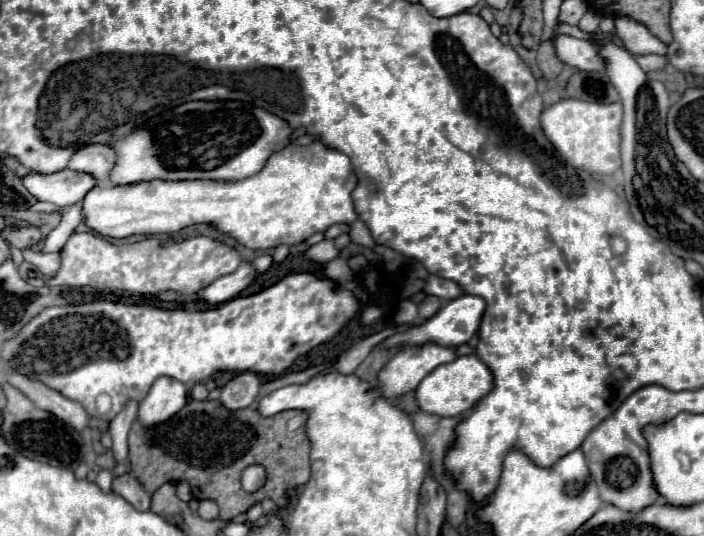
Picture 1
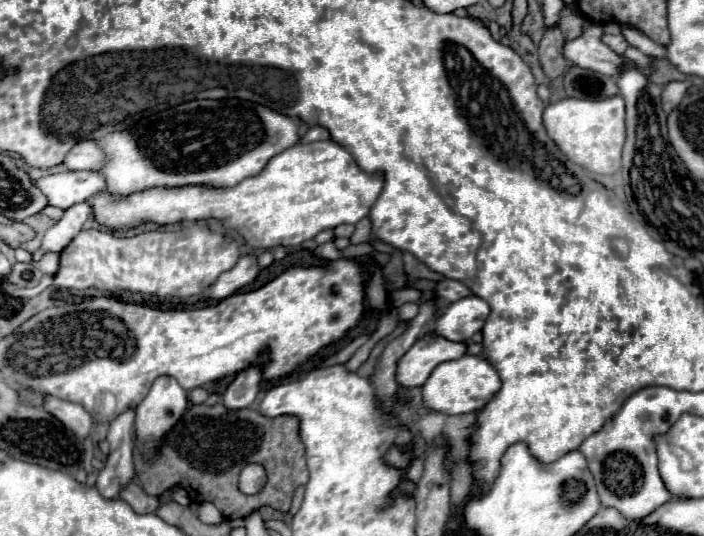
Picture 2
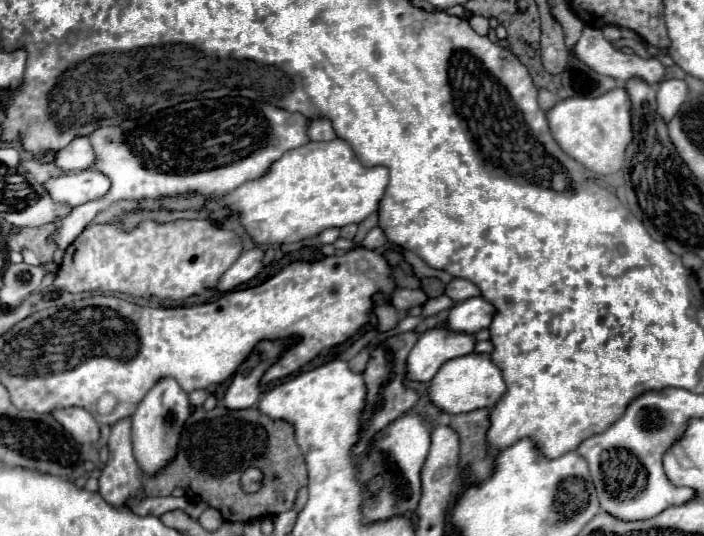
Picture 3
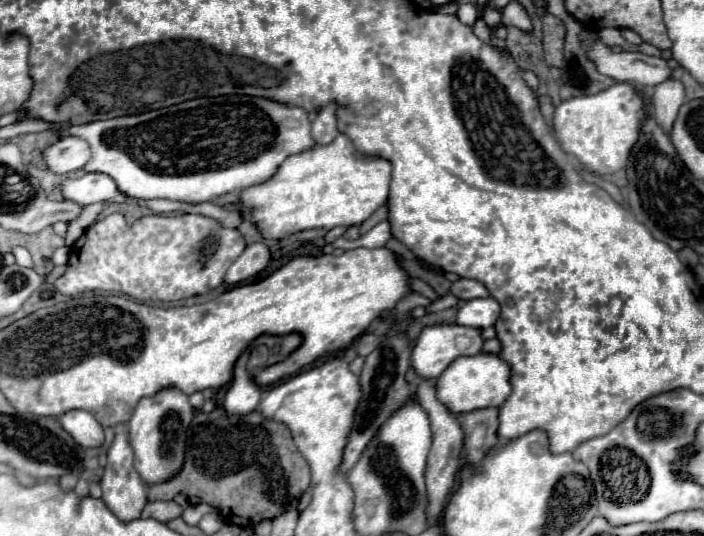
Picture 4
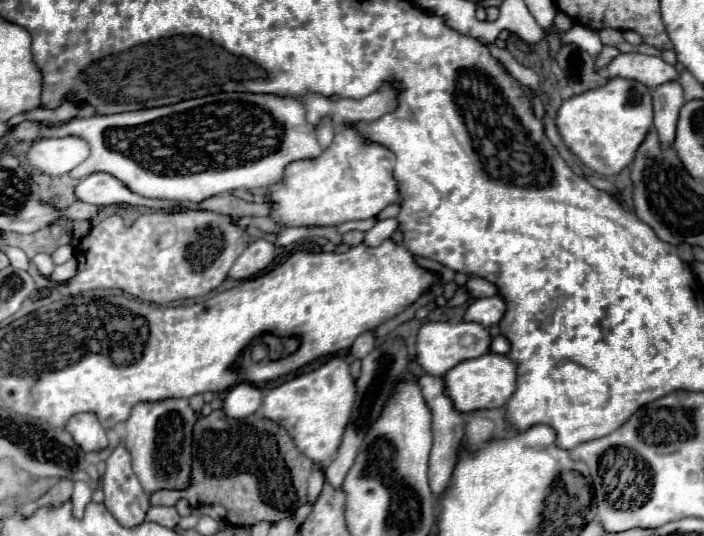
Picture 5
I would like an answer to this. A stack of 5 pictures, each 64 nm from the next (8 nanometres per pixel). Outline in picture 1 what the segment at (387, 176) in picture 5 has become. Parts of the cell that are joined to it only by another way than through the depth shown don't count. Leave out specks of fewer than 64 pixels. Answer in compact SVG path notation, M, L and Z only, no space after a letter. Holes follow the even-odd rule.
M312 142L308 146L288 144L280 152L274 152L262 172L238 182L218 182L218 180L148 180L138 184L96 184L82 198L84 224L104 236L122 240L128 236L158 236L176 234L182 228L194 224L212 224L218 232L232 236L246 248L268 250L280 244L300 244L316 232L324 232L328 226L344 222L350 224L358 218L352 202L352 190L356 188L356 174L346 154L326 148L322 142Z

